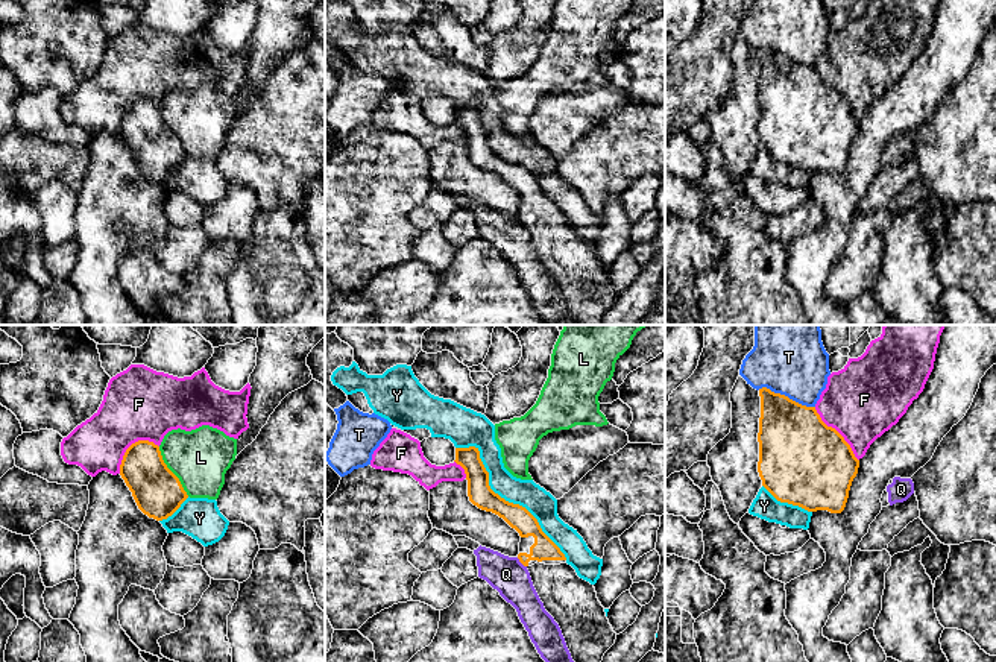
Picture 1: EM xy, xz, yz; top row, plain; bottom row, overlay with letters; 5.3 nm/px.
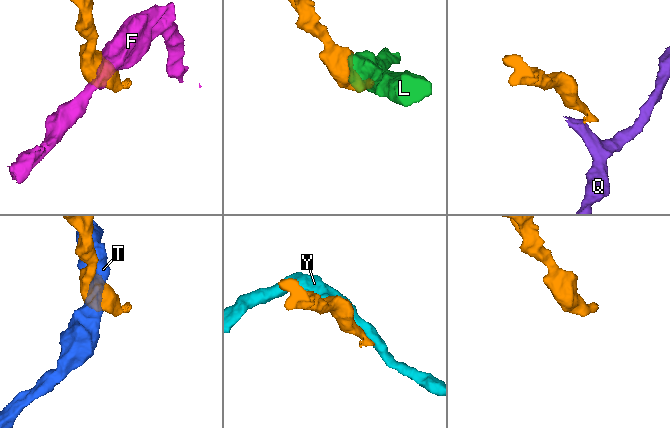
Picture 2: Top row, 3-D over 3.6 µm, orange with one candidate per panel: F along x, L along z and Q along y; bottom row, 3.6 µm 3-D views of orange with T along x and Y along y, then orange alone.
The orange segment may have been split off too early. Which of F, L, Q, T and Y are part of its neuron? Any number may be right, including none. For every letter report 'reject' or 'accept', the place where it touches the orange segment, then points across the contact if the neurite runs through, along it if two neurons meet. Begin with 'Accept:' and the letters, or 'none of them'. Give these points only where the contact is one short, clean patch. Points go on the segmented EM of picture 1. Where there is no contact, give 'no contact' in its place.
Accept: none of them
F: reject; meets orange in yz at (838, 433)
L: reject; meets orange in xy at (170, 471)
Q: reject; meets orange in xz at (521, 562); border along xz (516, 557), (526, 567)
T: reject; meets orange in yz at (787, 397)
Y: reject; meets orange in xz at (503, 498)

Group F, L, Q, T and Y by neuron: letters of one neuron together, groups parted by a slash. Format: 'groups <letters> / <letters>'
groups F / L / Q / T / Y

